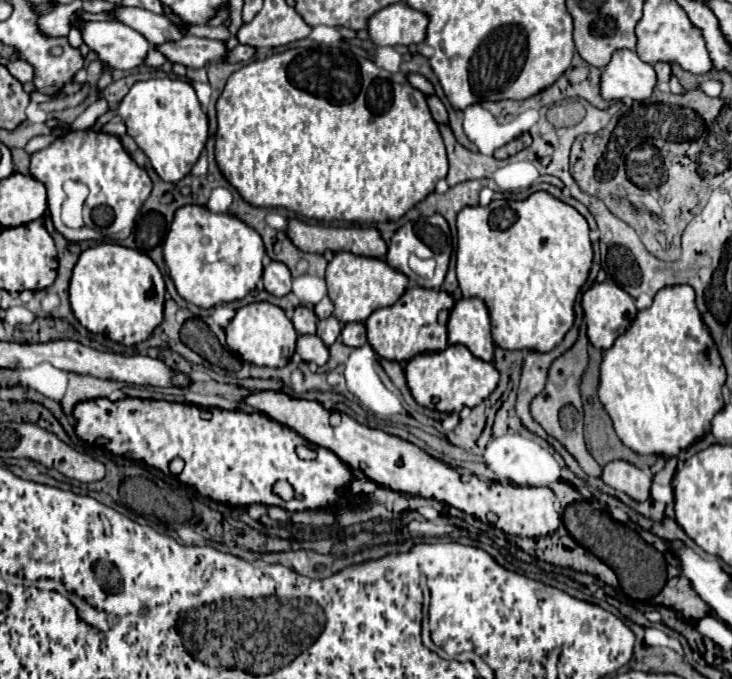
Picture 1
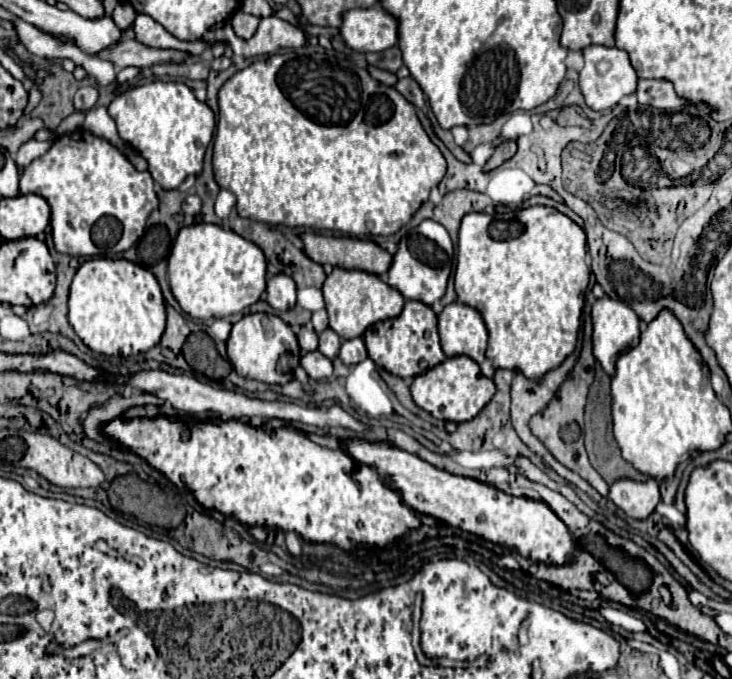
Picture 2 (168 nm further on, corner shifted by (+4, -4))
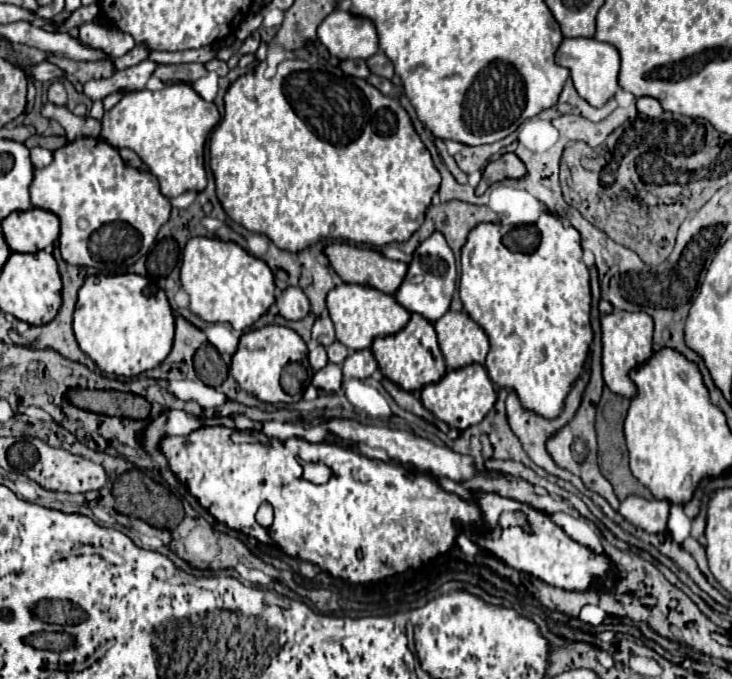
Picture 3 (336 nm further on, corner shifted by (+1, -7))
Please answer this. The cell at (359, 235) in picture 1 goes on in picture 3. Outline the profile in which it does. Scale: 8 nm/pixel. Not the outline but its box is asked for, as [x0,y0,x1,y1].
[324,243,406,293]

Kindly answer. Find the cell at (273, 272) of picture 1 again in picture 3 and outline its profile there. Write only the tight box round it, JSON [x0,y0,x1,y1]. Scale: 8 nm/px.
[276,287,310,321]

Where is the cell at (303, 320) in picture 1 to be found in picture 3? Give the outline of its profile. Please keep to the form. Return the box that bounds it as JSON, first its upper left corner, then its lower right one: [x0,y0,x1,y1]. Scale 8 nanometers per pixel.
[308,345,328,369]

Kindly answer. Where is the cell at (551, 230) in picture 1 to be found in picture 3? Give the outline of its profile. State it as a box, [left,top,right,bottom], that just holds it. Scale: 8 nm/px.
[458,213,592,419]

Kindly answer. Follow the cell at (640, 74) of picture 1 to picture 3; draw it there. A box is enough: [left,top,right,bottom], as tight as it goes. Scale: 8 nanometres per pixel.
[556,39,620,107]

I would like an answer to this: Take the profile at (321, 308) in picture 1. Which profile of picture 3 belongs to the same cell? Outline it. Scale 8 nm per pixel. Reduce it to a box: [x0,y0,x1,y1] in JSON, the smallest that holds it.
[312,317,336,347]

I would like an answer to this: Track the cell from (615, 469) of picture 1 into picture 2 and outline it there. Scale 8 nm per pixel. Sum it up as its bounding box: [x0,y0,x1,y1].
[609,480,661,520]

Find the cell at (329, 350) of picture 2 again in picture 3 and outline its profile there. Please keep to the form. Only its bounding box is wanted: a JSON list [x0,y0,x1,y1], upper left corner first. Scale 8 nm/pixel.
[326,341,348,365]

